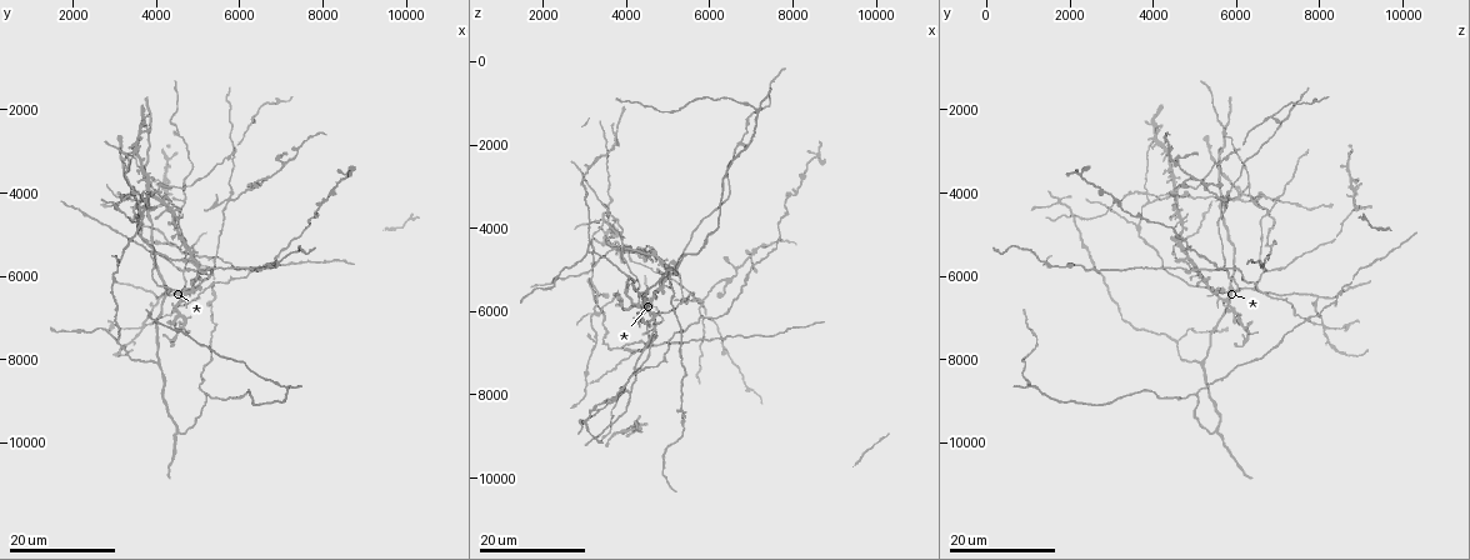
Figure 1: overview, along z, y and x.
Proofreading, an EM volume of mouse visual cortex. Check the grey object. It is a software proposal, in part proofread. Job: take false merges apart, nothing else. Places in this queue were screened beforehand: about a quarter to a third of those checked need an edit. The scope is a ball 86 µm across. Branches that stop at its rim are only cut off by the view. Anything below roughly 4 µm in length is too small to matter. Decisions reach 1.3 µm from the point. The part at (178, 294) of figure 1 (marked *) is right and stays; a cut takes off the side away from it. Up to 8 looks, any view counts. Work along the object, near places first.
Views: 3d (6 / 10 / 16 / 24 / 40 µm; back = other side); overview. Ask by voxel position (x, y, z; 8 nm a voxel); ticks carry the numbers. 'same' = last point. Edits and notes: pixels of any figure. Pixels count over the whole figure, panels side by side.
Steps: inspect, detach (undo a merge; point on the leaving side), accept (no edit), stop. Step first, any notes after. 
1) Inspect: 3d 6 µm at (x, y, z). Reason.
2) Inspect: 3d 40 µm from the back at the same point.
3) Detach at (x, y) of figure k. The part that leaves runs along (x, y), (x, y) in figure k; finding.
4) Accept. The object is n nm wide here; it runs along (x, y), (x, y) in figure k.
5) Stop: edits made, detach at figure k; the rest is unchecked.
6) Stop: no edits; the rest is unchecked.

Inspect: 3d 16 µm at (4100, 6500, 7950). Three arms meet.

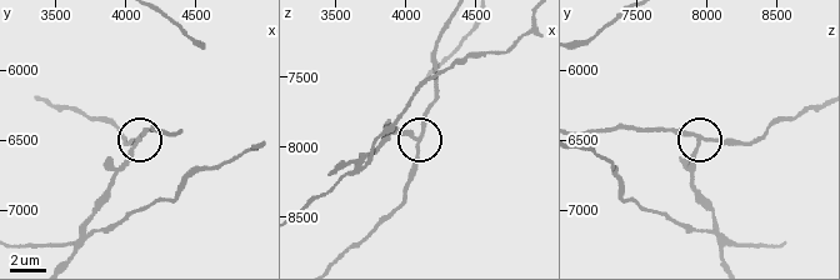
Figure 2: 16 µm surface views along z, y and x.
Inspect: 3d 10 µm at (4060, 6540, 7920).

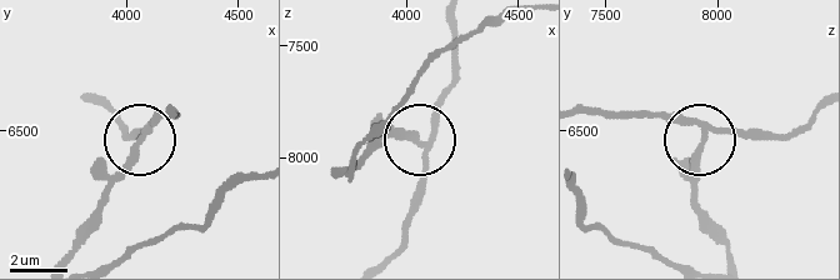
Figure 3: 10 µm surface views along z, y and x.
Detach at (130, 168) of figure 3. The object is 190 nm wide here; the part that leaves runs along (146, 136), (113, 184), (101, 220), (73, 256) in figure 3; a second cell is stuck on.

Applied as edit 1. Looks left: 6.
Inspect: 3d 24 µm at (4700, 6250, 6450). Three arms meet.

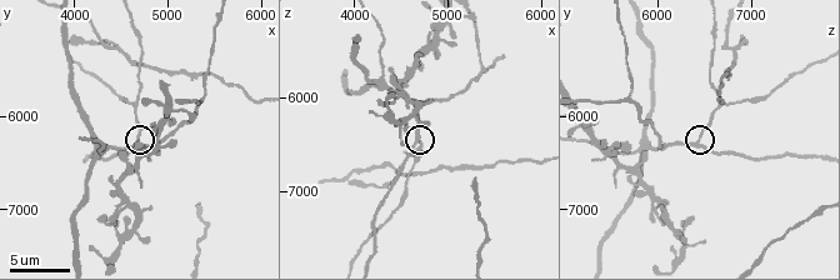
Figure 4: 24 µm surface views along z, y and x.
Inspect: 3d 6 µm at (4700, 6250, 6450).

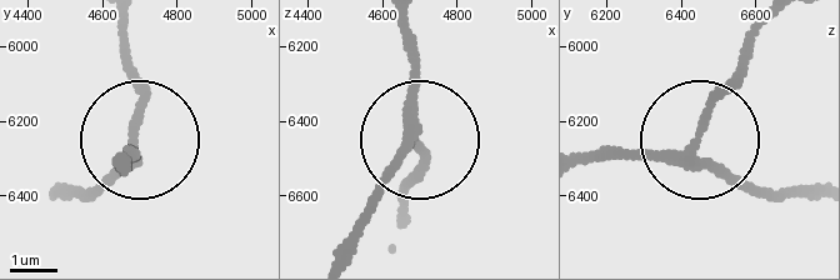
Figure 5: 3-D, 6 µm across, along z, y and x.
Inspect: 3d 6 µm from the back at (4680, 6280, 6430). From behind.

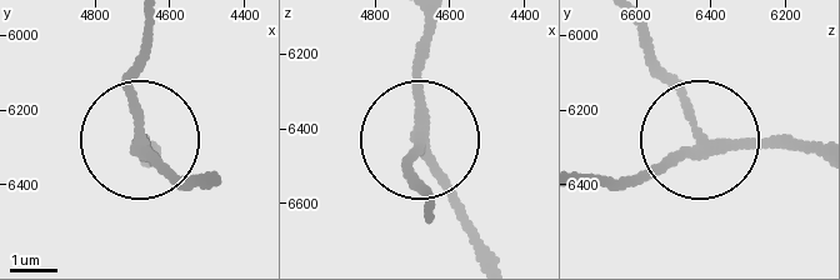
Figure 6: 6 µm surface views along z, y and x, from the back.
Accept. The side arm is 30 µm long; it runs along (810, 144), (690, 144), (611, 188) in figure 6; all the same cell.

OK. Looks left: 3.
Inspect: 3d 16 µm at (5750, 4100, 5700). Arms run side by side.

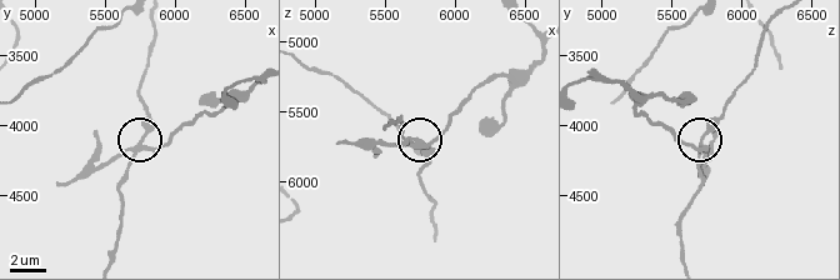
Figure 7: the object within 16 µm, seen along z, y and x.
Inspect: 3d 6 µm at (5780, 4140, 5720).

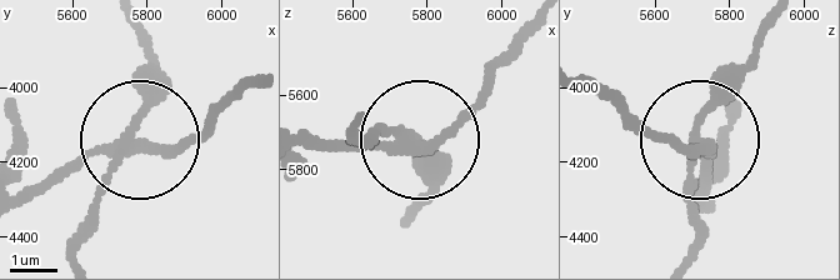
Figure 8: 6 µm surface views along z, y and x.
Detach at (61, 169) of figure 8. The part that leaves runs along (134, 143), (189, 139), (249, 86) in figure 8; a second cell is stuck on.

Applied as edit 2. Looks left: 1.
Stop: edits made, detach at figure 3, detach at figure 8; the rest is unchecked.

